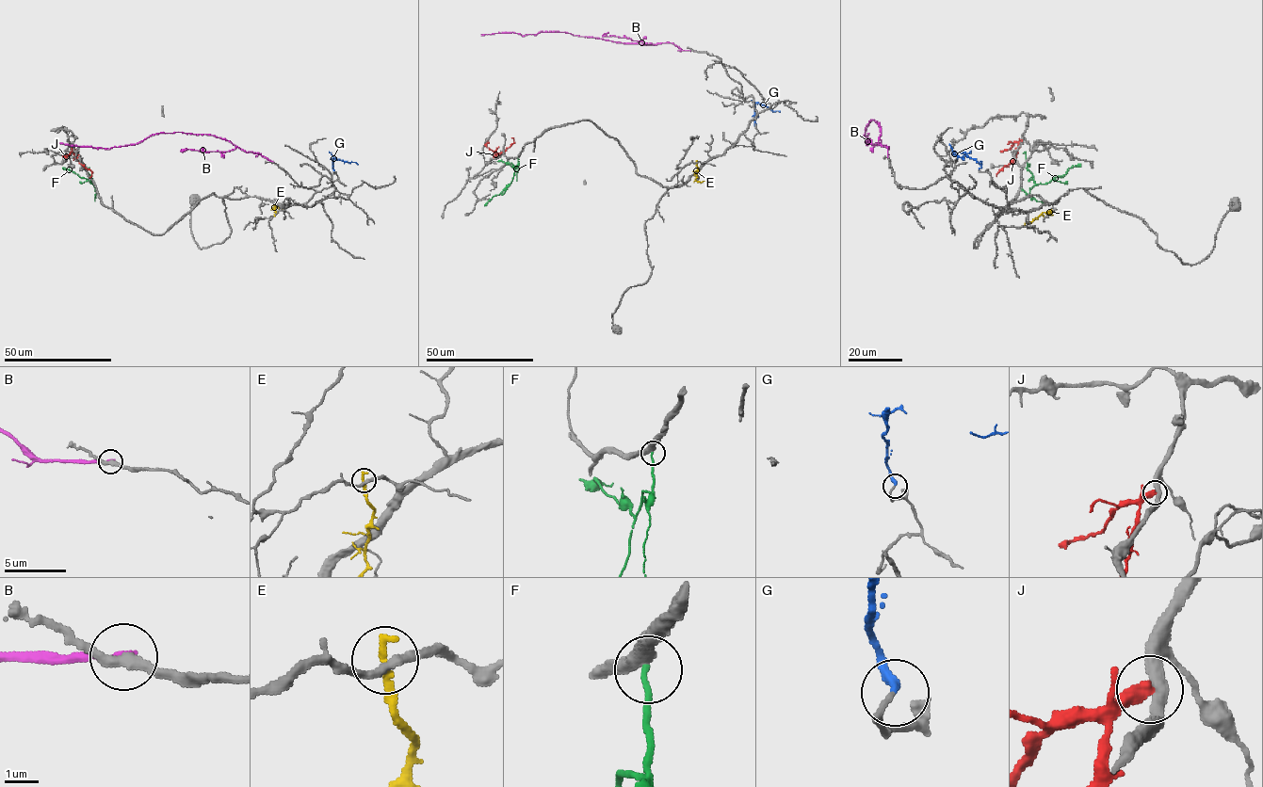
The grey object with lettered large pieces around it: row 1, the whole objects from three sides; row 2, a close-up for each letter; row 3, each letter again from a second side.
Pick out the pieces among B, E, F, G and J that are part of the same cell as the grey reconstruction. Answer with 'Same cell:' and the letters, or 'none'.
Same cell: G

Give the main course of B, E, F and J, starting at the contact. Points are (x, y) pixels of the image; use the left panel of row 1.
B: (272, 162), (213, 136), (180, 132), (153, 135), (135, 144), (109, 149), (59, 143)
E: (274, 215), (273, 205), (286, 207)
F: (96, 187), (96, 192), (93, 184), (86, 178), (62, 168)
J: (72, 148), (79, 162), (91, 171), (89, 177)

